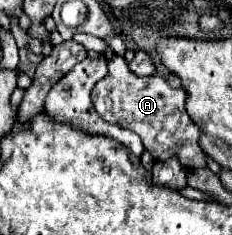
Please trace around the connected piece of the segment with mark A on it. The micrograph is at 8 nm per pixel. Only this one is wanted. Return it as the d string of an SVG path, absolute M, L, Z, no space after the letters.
M113 56L109 60L107 76L95 84L91 99L96 112L105 121L121 128L131 128L143 140L143 146L153 160L161 162L175 156L187 170L207 166L207 156L199 146L201 130L185 110L187 92L183 88L171 88L161 76L139 78L129 72L129 64L123 56Z

